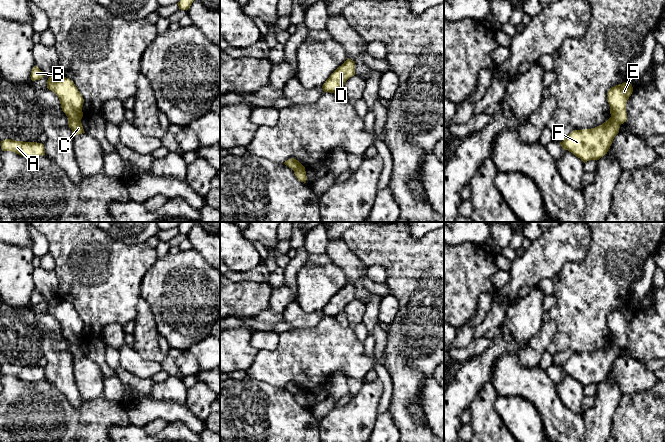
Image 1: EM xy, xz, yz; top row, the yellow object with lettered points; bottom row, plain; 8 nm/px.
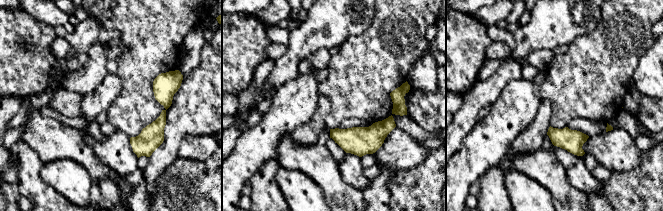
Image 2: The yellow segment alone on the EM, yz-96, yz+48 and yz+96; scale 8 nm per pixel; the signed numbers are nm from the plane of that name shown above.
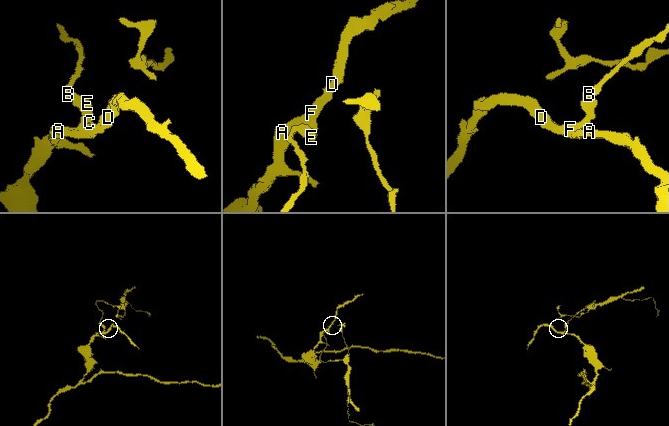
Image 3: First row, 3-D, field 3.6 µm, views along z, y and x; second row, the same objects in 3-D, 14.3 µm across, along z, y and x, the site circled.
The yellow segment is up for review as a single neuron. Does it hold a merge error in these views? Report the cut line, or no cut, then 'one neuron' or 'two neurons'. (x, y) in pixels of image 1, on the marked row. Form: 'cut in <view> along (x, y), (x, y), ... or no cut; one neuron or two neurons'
cut in xy along (68, 117), (80, 120); two neurons

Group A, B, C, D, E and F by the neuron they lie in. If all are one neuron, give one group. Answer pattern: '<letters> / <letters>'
A C D F / B E

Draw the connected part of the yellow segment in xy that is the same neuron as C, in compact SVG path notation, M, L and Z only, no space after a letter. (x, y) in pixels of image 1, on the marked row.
M68 118L68 125L72 130L73 137L76 135L85 133L83 126L82 126L82 123L81 123L81 120L75 120L75 119Z

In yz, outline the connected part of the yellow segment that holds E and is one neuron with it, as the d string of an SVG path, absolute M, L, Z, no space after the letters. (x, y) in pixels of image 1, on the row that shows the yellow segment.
M628 81L610 88L607 93L611 117L620 125L627 120L626 103L632 92L633 87Z

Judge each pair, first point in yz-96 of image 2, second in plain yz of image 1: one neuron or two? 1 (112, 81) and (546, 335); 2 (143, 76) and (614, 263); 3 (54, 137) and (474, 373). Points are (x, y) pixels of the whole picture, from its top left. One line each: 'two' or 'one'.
1: one
2: one
3: two

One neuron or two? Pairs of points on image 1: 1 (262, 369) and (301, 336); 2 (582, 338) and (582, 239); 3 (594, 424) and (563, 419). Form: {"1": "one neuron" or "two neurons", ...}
{"1": "one neuron", "2": "two neurons", "3": "two neurons"}

